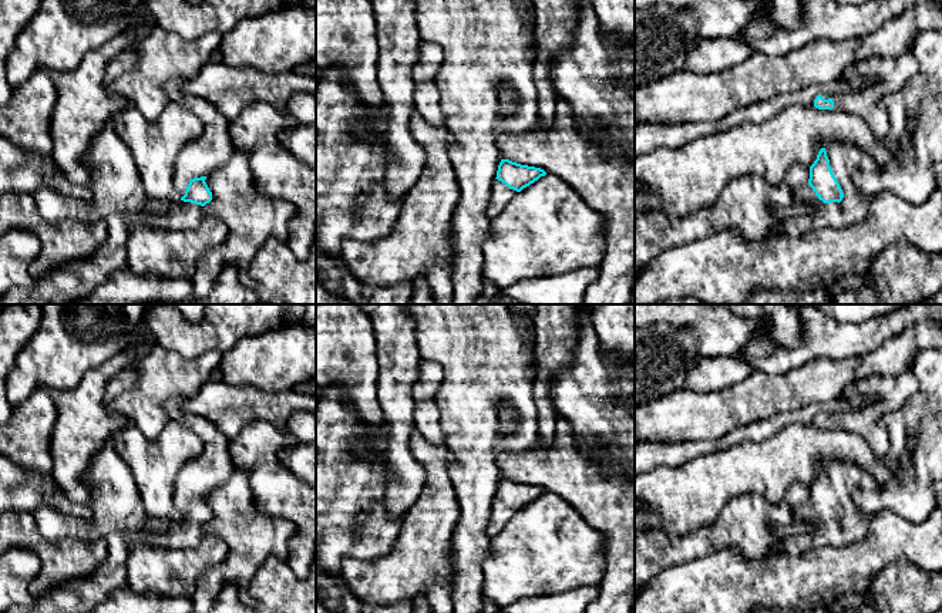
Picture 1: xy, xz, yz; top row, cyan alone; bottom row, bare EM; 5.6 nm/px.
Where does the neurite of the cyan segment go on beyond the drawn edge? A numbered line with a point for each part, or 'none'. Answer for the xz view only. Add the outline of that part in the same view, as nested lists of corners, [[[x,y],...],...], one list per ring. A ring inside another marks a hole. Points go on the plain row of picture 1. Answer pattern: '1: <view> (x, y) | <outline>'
1: xz (503, 514) | [[[495,498],[492,503],[492,516],[487,528],[489,538],[498,535],[504,526],[517,515],[517,509],[509,508],[505,502]]]

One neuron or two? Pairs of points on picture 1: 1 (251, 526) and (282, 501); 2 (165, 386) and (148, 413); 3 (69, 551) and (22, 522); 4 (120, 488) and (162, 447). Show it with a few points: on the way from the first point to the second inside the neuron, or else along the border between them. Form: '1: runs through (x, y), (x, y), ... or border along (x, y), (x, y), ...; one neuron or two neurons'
1: border along (249, 485), (259, 511), (293, 524), (289, 538); two neurons
2: runs through (158, 393), (148, 406); one neuron
3: runs through (56, 551), (47, 551), (32, 535); one neuron
4: border along (114, 447), (115, 452), (128, 467), (144, 507); two neurons

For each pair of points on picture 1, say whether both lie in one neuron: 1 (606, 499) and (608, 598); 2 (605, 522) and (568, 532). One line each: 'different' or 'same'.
1: same
2: different

